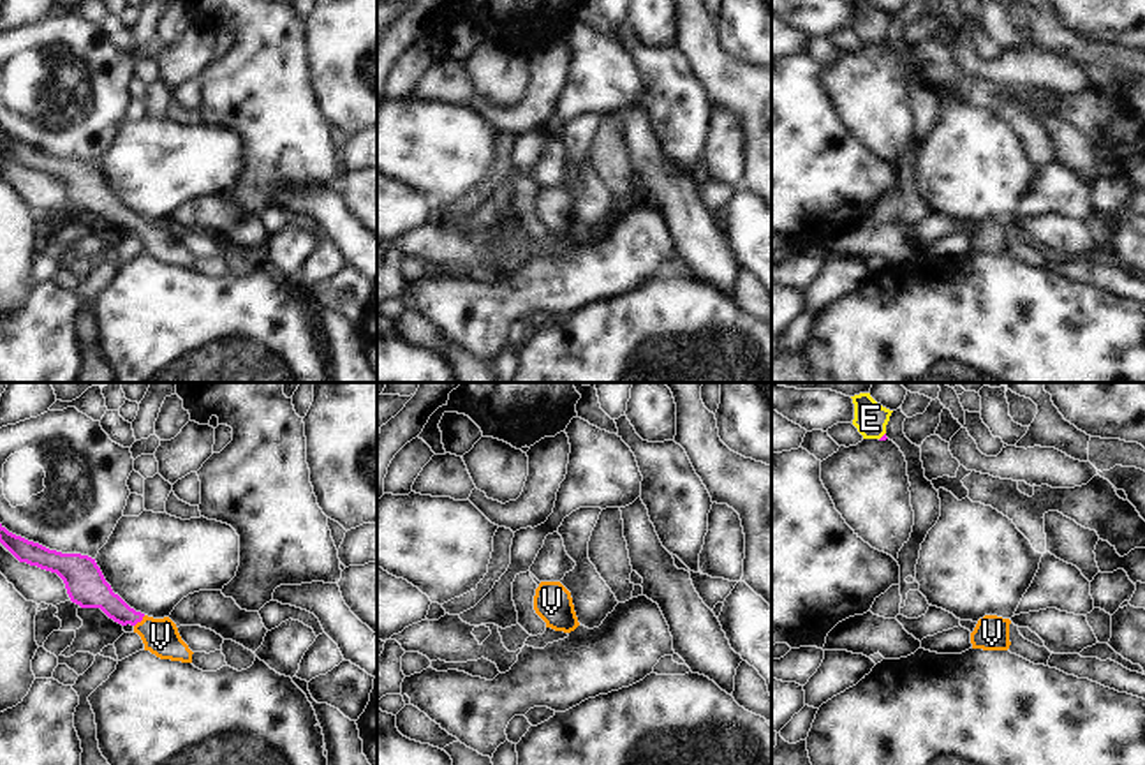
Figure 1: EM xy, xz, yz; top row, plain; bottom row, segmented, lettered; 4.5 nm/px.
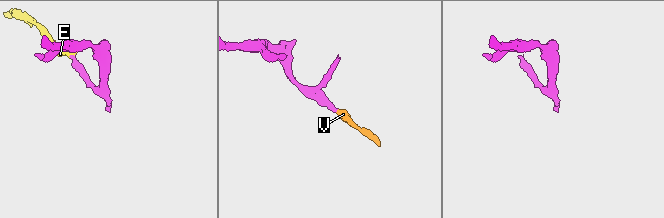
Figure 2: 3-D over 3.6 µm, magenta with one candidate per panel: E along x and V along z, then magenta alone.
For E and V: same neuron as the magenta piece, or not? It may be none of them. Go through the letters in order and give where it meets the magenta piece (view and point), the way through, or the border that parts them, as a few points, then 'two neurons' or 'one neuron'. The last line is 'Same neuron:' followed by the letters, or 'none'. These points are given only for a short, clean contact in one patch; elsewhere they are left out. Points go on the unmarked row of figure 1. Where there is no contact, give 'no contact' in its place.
E: meets magenta in yz at (883, 41); runs through yz (883, 43), (883, 41), (871, 29), (871, 23); one neuron
V: meets magenta in xy at (140, 226); runs through xy (94, 196), (122, 219), (140, 226), (161, 242); one neuron
Same neuron: E, V

